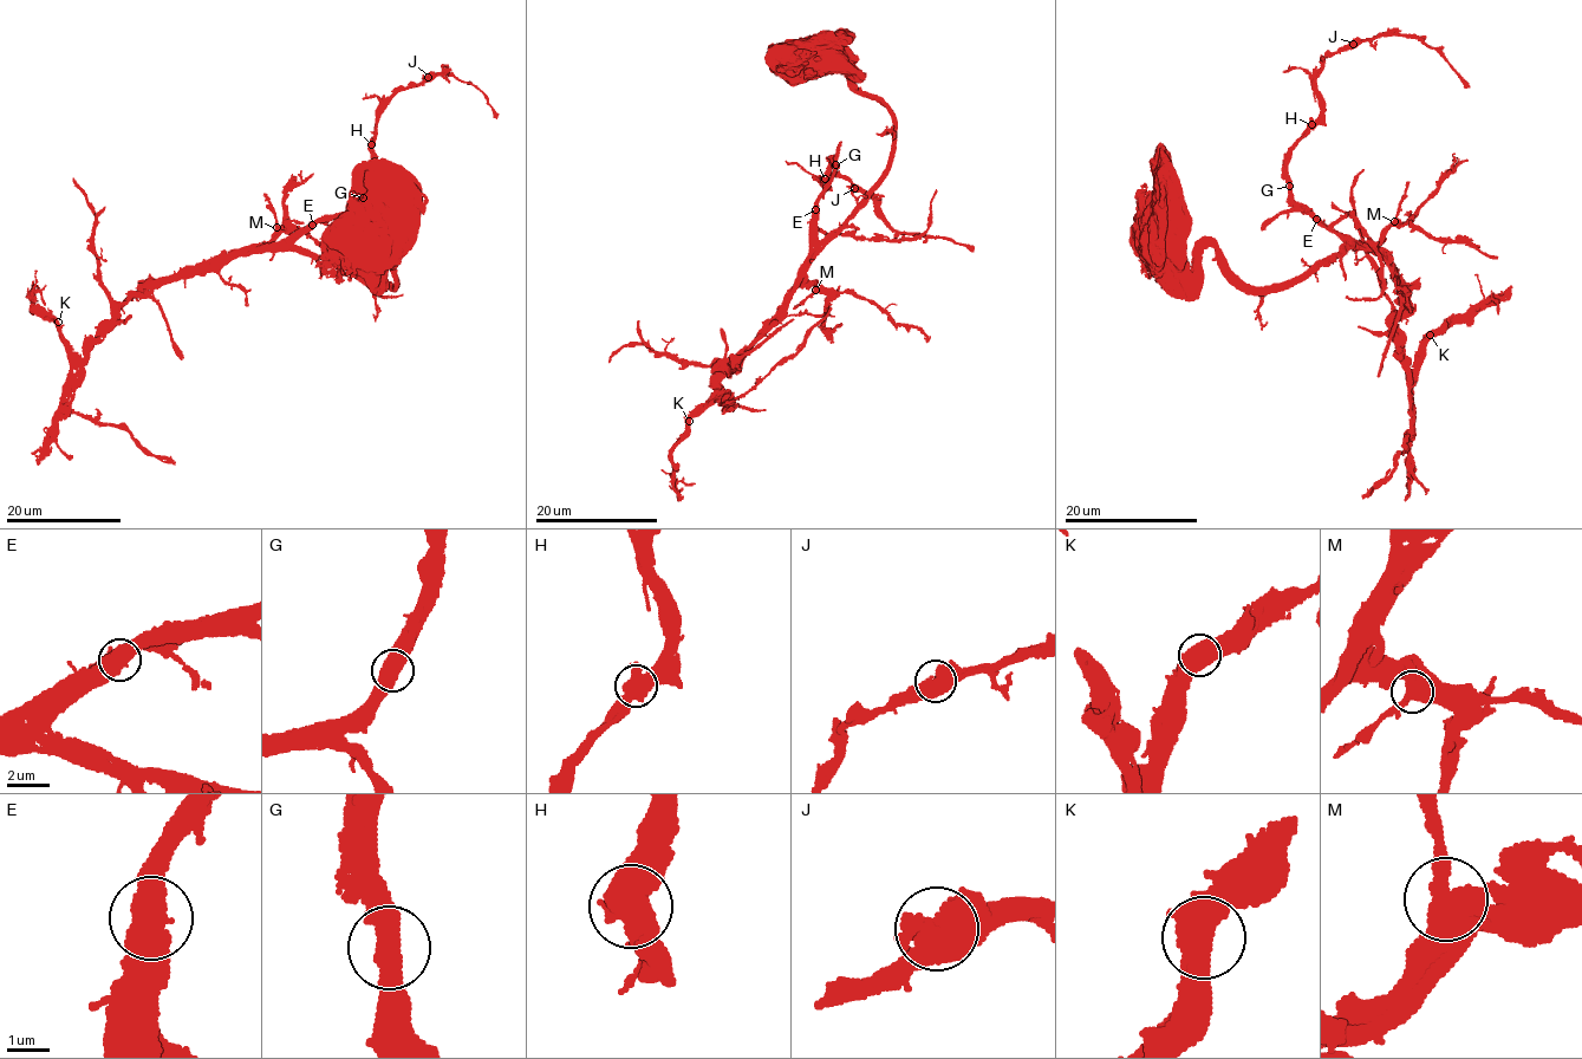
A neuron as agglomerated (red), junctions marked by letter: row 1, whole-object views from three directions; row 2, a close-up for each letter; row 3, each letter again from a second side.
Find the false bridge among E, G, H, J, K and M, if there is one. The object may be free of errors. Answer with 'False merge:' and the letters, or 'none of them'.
False merge: none of them

